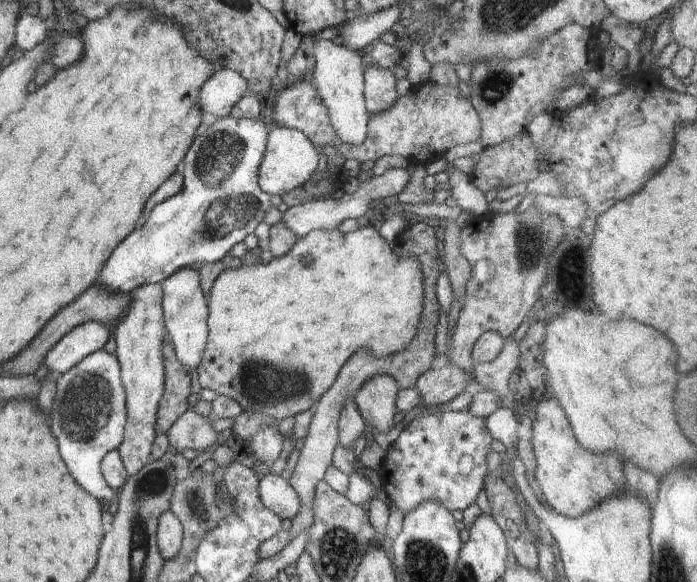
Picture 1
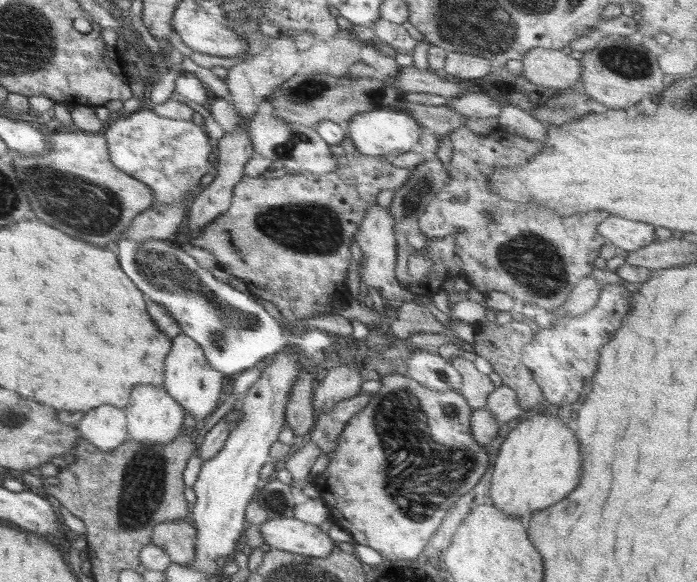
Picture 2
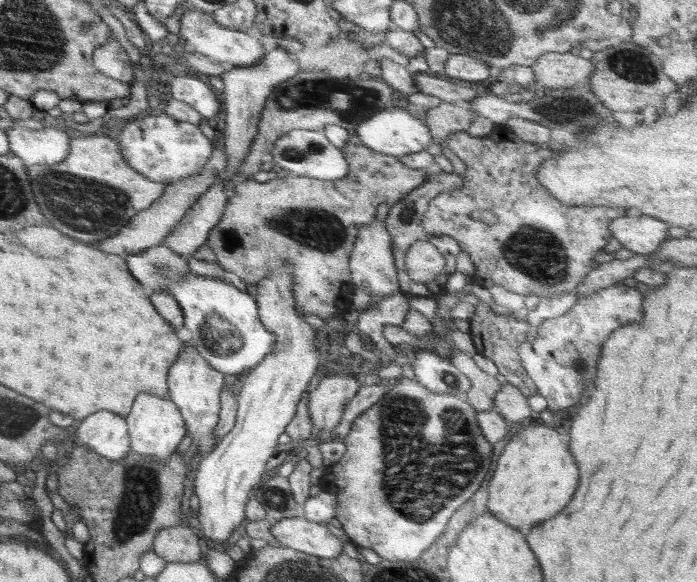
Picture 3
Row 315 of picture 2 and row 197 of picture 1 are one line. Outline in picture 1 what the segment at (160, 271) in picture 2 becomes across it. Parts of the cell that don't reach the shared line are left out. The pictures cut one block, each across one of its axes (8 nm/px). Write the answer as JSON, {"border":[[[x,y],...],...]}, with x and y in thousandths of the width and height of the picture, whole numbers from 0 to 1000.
{"border":[[[326,201],[303,208],[293,230],[278,235],[273,258],[261,278],[261,326],[224,351],[199,385],[161,433],[158,447],[141,471],[135,491],[145,491],[156,503],[184,507],[207,488],[231,486],[258,460],[283,460],[291,452],[307,452],[319,447],[337,419],[347,418],[356,402],[362,402],[390,351],[387,333],[379,330],[370,316],[370,294],[379,271],[377,259],[383,247],[387,220],[379,204],[356,206]]]}

